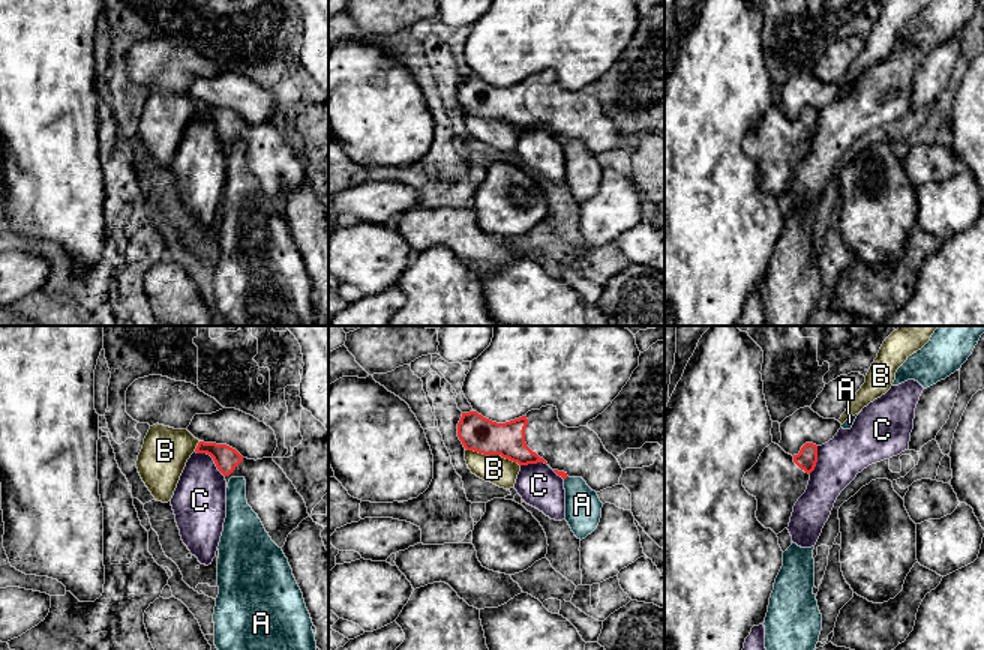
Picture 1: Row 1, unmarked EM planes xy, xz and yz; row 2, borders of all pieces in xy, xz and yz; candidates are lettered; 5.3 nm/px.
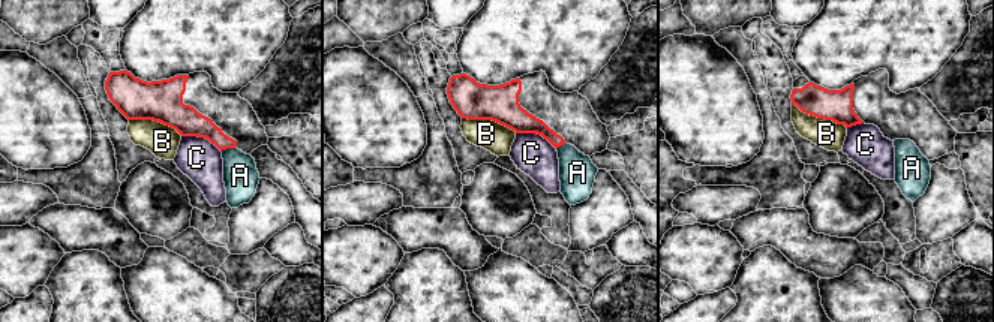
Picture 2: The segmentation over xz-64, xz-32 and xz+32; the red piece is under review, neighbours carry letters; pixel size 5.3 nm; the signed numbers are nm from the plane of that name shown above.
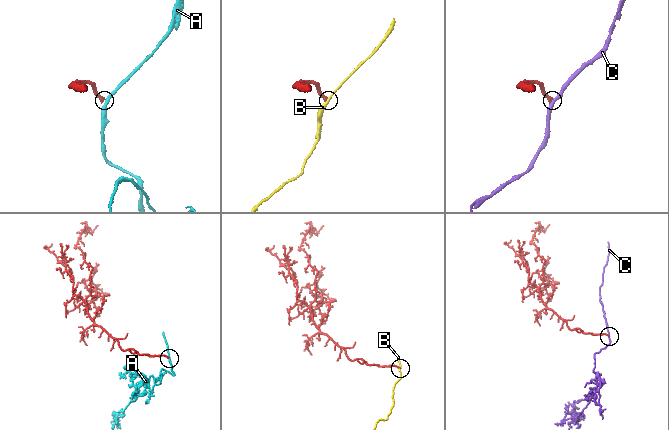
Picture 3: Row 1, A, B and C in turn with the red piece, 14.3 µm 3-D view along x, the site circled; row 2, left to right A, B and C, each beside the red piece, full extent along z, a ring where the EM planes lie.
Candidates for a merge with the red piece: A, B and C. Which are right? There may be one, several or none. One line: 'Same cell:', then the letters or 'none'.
Same cell: none

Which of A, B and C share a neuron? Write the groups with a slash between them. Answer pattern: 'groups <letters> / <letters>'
groups A B C

